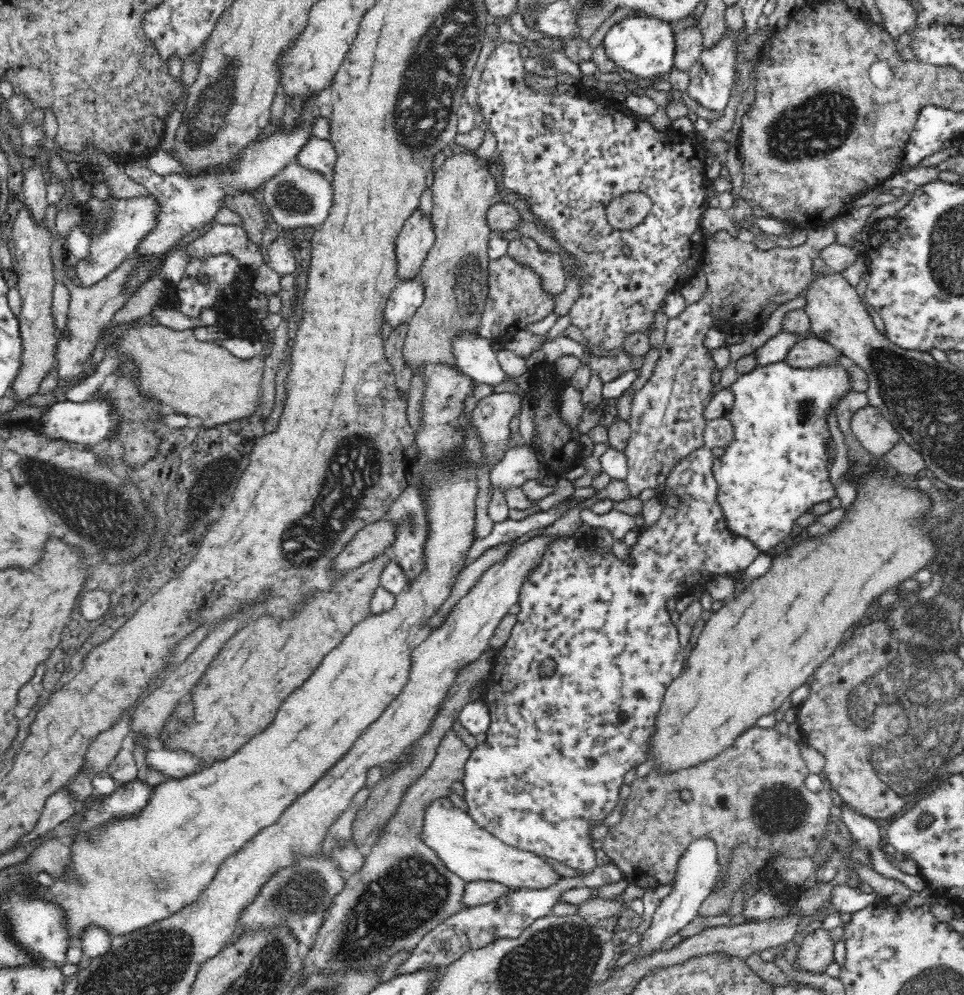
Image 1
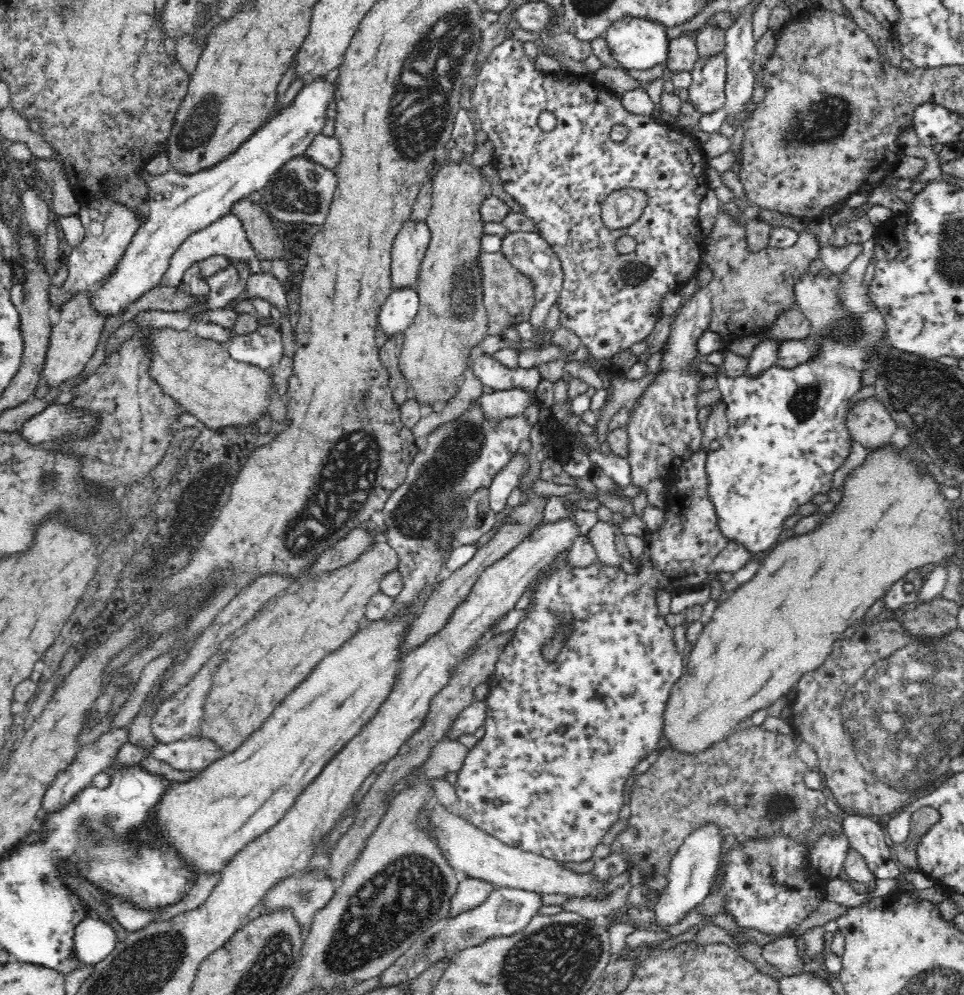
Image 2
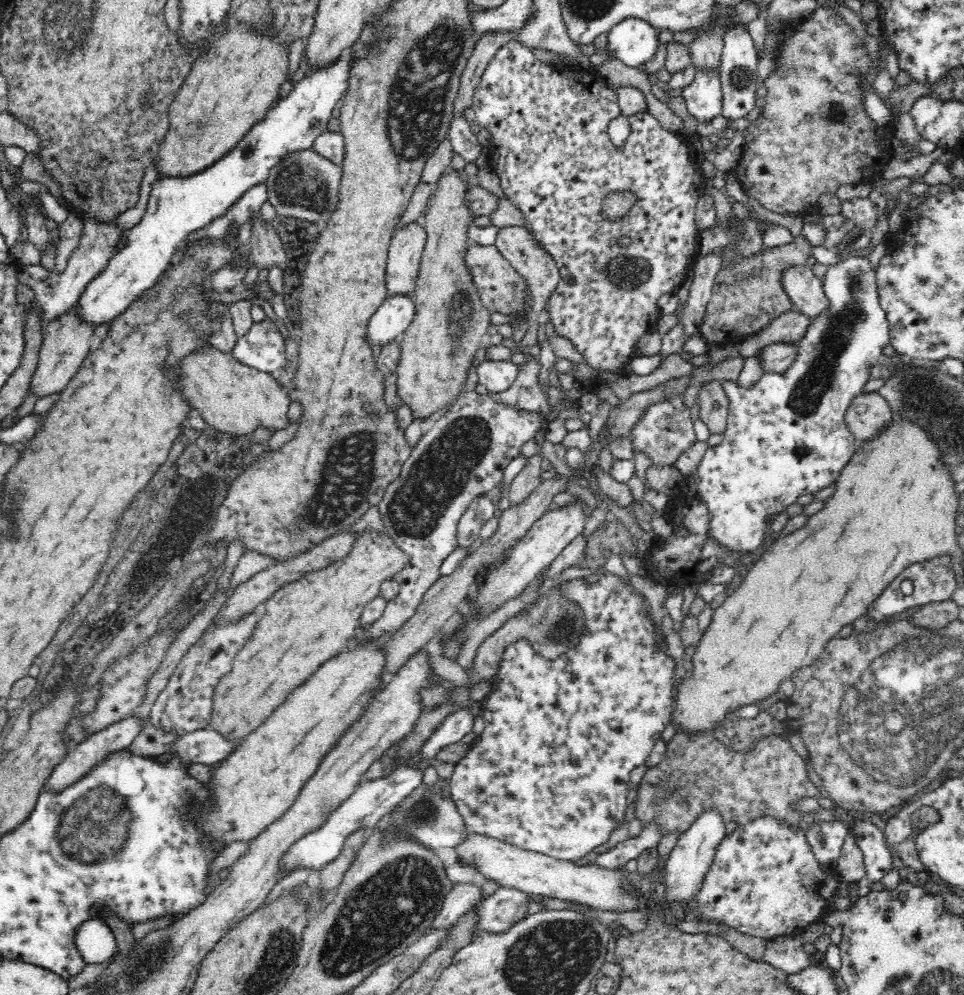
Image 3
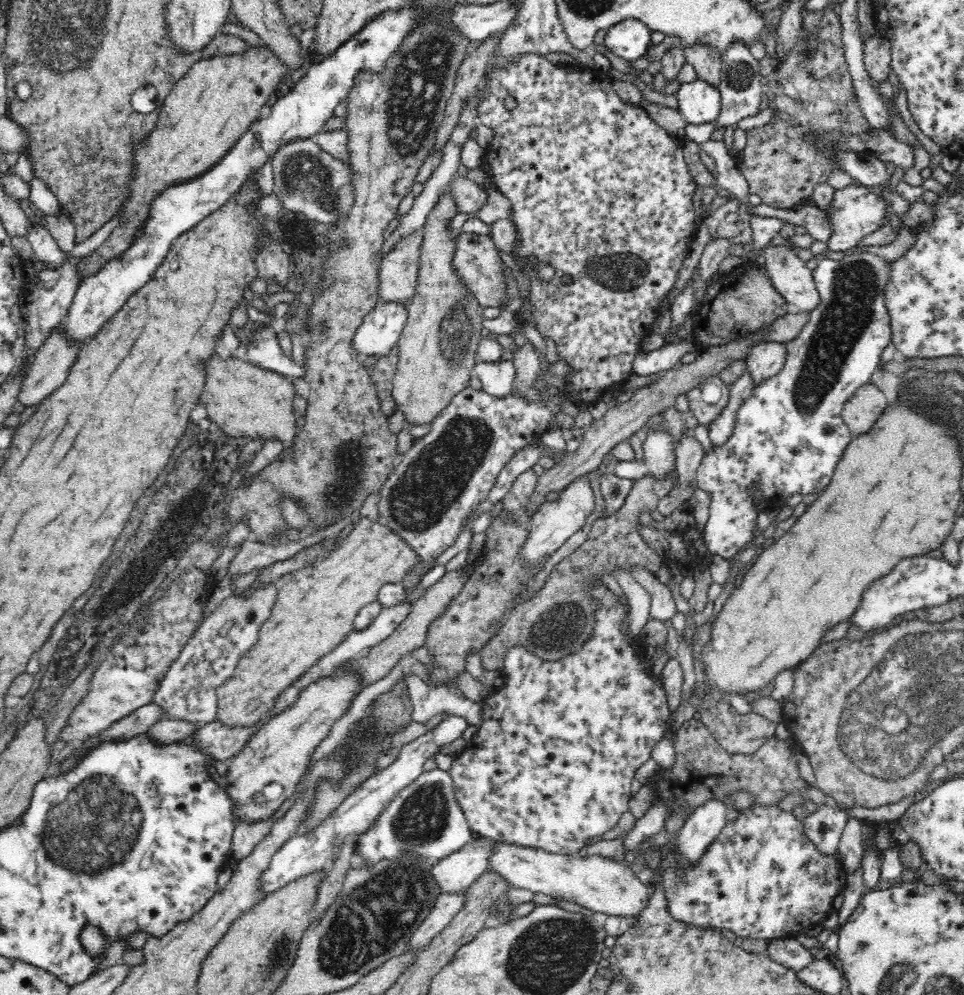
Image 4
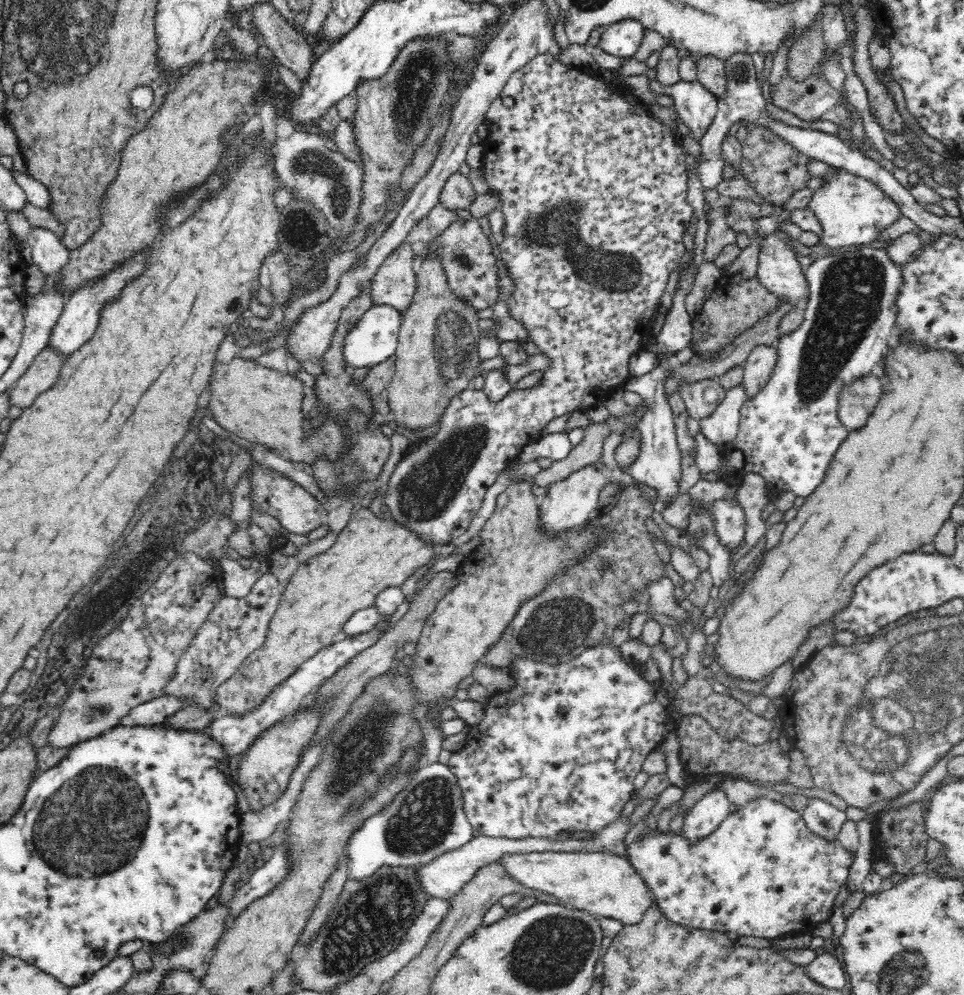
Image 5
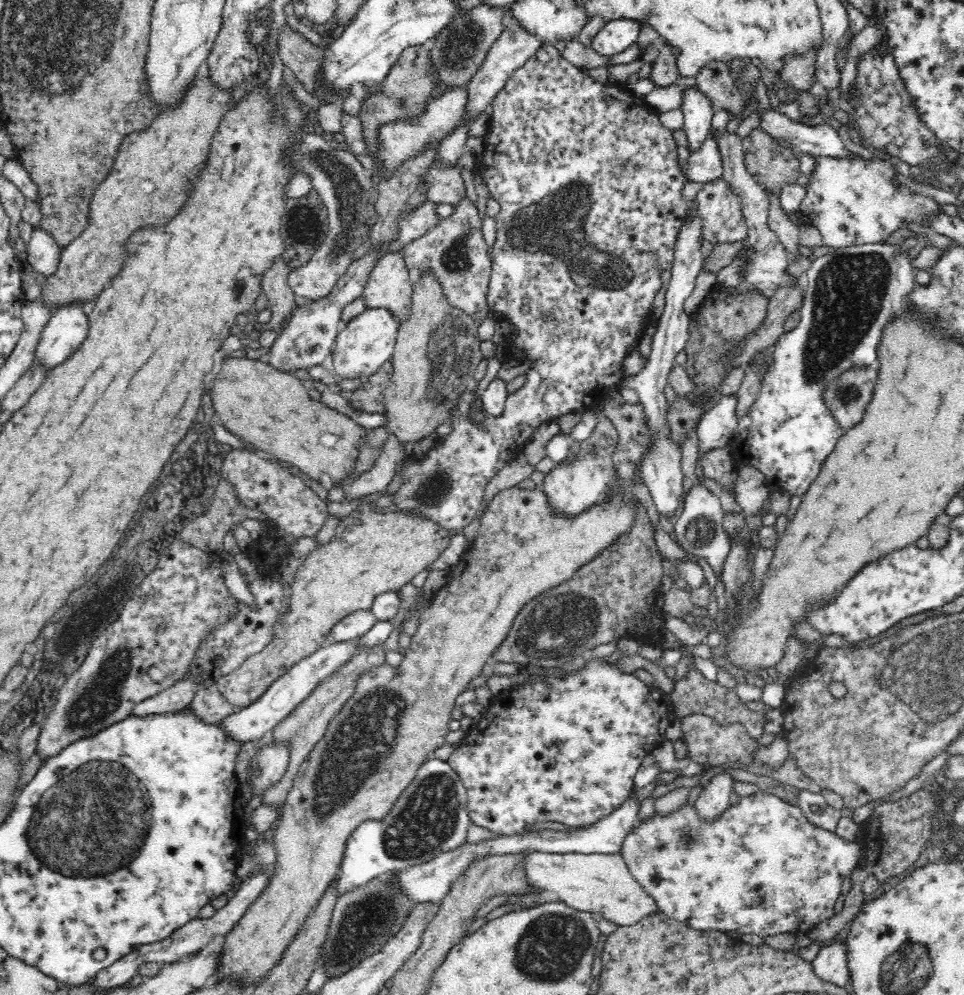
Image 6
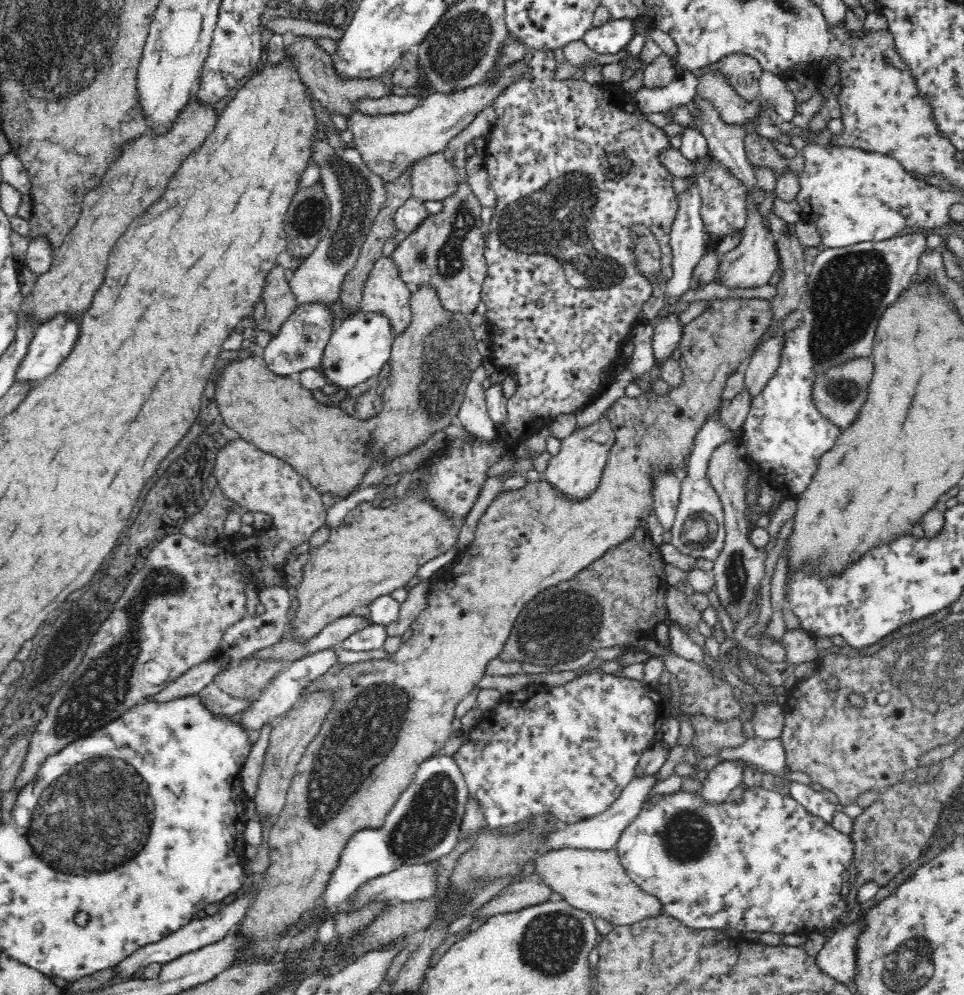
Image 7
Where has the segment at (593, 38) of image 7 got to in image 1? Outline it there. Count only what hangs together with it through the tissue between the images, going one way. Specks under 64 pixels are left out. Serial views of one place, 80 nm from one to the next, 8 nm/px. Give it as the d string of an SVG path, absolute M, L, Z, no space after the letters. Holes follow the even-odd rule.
M631 16L614 24L606 32L603 45L614 64L637 78L652 78L670 72L674 60L674 37L671 24L659 18Z

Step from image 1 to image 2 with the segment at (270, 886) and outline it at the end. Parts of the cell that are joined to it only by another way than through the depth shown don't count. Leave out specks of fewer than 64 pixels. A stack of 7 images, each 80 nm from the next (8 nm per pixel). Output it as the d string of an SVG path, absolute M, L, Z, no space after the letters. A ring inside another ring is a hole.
M310 872L295 873L284 878L284 881L276 884L272 890L268 890L262 901L262 908L268 912L268 909L290 907L305 933L314 914L328 904L336 888L337 884L330 883L325 876L318 874L313 879Z

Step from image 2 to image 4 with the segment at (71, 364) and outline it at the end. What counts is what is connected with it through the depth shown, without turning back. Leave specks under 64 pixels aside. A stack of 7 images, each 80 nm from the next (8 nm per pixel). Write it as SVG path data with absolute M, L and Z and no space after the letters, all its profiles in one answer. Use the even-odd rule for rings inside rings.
M58 326L33 356L24 376L21 377L16 398L19 404L34 406L47 394L56 390L68 374L69 366L78 354L82 344L71 344L63 338Z

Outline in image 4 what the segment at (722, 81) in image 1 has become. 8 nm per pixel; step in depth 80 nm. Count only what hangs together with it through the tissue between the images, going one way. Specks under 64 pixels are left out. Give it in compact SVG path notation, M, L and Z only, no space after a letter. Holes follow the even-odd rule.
M695 78L687 83L680 83L676 90L678 112L686 124L710 124L718 118L721 109L721 96L714 86Z

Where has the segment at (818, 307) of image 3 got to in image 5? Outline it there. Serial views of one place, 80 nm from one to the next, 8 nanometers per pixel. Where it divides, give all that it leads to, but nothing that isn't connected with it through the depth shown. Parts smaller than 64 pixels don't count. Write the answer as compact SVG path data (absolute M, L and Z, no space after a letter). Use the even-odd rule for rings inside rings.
M776 234L760 238L756 280L772 294L787 296L793 304L805 305L808 300L804 272L796 253Z

